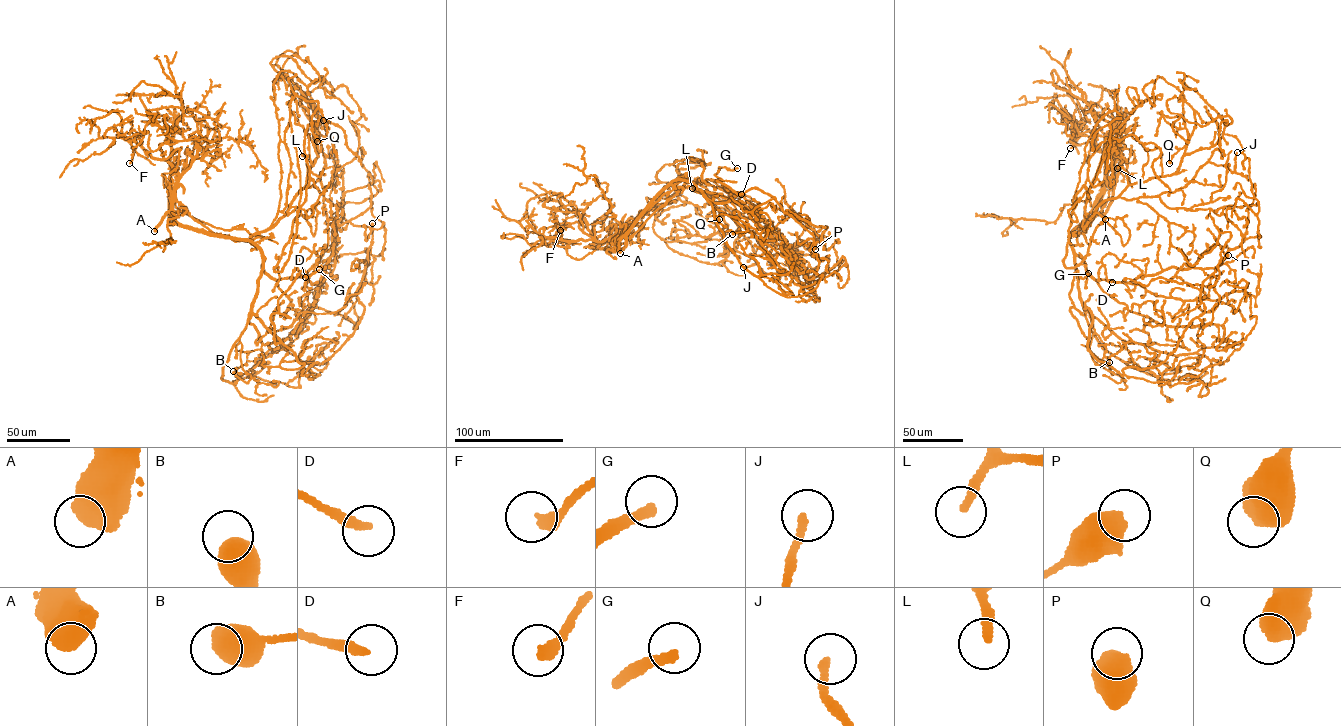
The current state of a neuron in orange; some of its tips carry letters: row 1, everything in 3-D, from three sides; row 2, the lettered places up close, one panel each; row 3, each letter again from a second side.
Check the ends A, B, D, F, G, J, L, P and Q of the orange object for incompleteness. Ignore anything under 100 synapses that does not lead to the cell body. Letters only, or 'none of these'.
A, G, L

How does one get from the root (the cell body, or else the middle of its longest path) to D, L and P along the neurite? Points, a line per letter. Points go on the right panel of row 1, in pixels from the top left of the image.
D: (1069, 237), (1071, 248), (1096, 279), (1127, 283), (1143, 274), (1135, 265), (1108, 253), (1101, 262), (1112, 282)
L: (1069, 237), (1084, 231), (1099, 205), (1115, 198), (1127, 186), (1127, 173), (1122, 167), (1117, 168)
P: (1069, 237), (1093, 318), (1088, 349), (1123, 376), (1165, 361), (1204, 312), (1202, 281), (1228, 255)

